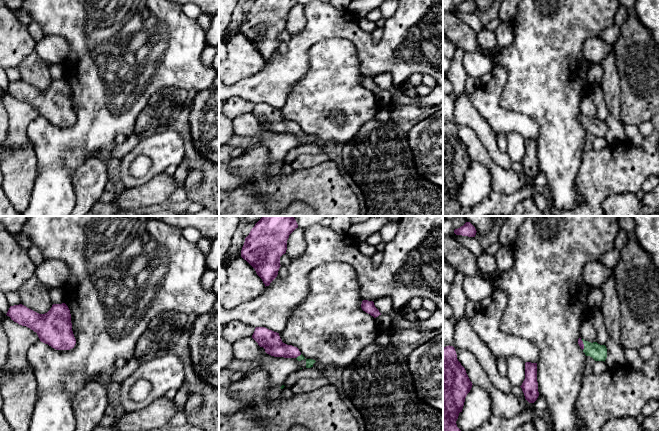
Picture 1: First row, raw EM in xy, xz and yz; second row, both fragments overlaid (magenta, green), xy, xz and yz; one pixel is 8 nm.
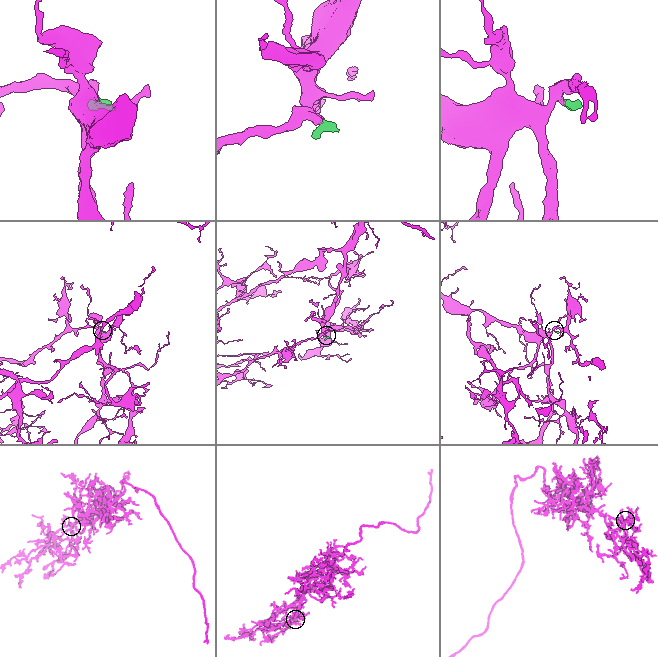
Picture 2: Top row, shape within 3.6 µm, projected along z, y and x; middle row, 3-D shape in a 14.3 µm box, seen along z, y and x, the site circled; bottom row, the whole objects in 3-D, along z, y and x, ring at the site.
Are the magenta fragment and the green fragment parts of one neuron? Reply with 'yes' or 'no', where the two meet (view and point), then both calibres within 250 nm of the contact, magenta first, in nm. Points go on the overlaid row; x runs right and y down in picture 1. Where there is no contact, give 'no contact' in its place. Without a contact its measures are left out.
yes | yz (583, 344) | 50/130 nm

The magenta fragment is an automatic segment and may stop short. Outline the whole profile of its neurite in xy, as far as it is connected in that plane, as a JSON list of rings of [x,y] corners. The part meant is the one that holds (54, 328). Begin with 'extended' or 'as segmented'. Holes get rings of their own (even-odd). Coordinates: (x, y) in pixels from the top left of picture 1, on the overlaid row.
as segmented; [[[65,303],[53,304],[45,314],[39,314],[22,304],[14,305],[10,306],[6,315],[36,332],[41,342],[56,350],[70,350],[76,344],[70,310]]]

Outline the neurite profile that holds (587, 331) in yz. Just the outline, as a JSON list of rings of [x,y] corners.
[[[586,318],[581,324],[580,328],[580,338],[588,342],[596,342],[597,333],[592,322]]]

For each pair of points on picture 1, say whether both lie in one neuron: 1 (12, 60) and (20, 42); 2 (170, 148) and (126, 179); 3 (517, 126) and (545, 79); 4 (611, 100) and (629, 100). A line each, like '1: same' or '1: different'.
1: same
2: same
3: different
4: different

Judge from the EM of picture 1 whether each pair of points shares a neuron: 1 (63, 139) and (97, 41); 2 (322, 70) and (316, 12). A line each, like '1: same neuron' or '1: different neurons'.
1: same neuron
2: different neurons

